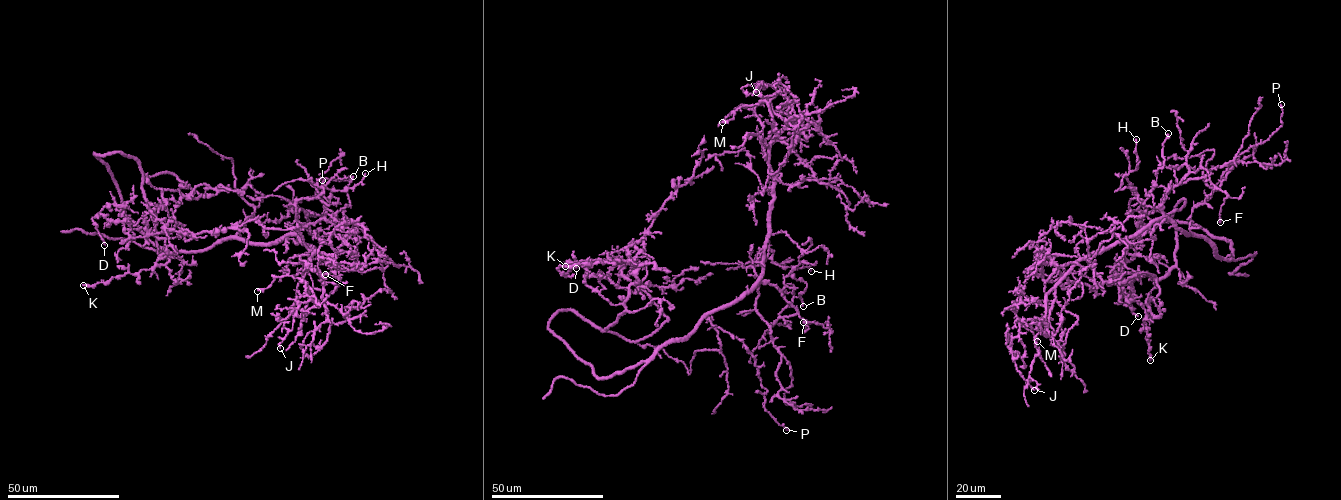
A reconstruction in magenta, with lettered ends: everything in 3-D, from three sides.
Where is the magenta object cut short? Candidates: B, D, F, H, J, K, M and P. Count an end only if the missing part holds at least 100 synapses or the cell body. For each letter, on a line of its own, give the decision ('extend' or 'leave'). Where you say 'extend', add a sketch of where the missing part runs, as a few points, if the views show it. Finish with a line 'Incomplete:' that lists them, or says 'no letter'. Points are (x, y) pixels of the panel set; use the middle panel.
B: leave
D: leave
F: leave
H: leave
J: leave
K: leave
M: leave
P: leave
Incomplete: no letter

